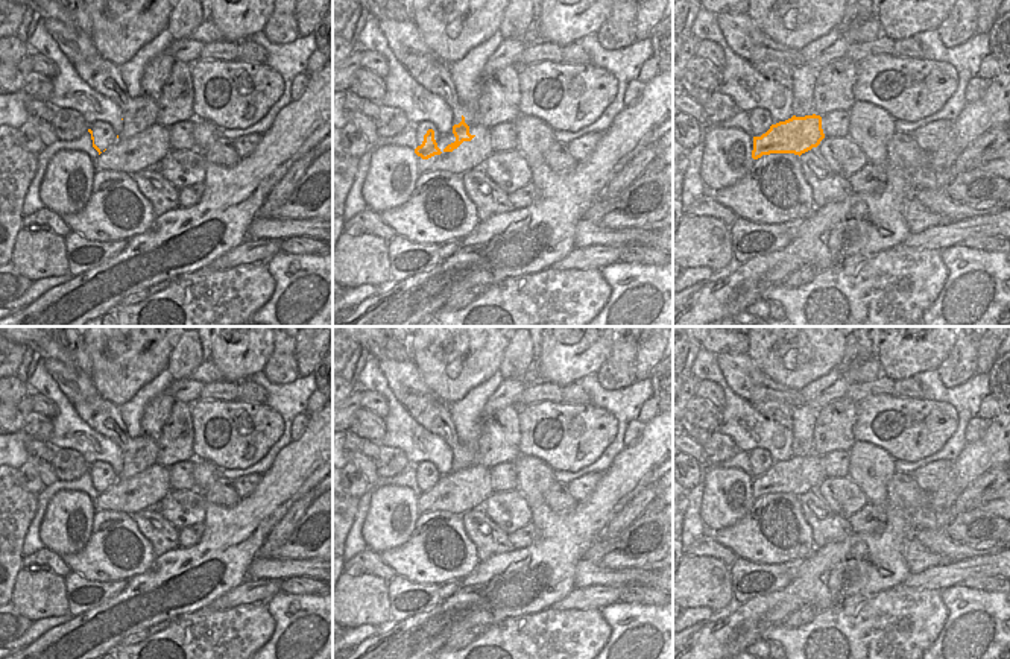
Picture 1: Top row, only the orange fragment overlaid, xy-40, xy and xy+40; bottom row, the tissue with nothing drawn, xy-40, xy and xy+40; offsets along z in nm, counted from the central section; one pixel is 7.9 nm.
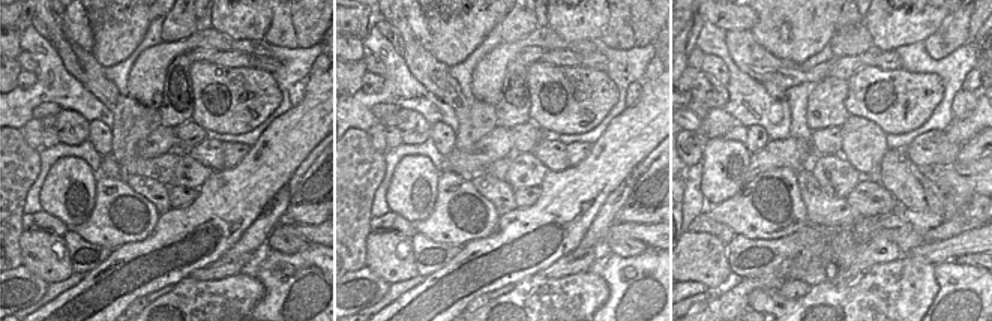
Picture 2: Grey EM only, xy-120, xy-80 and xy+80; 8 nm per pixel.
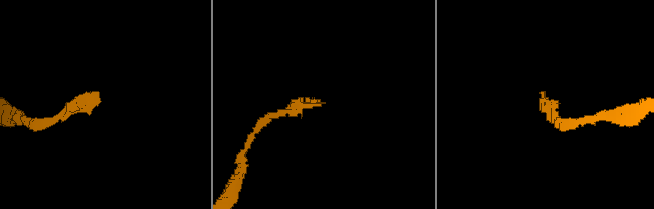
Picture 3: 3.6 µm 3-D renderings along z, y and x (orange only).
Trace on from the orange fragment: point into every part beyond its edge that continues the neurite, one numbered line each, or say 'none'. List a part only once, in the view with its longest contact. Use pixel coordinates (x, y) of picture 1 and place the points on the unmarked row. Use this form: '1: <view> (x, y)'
1: xy (479, 488)

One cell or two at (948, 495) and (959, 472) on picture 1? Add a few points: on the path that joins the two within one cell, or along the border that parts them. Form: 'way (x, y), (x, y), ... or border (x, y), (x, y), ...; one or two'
way (951, 489), (959, 479); one

